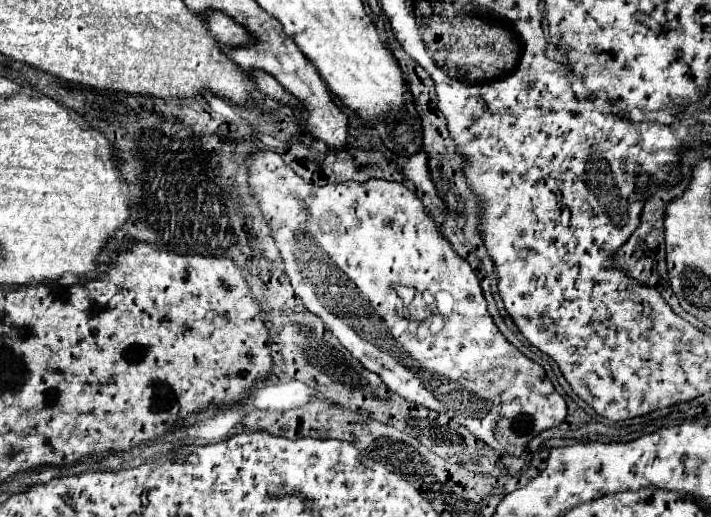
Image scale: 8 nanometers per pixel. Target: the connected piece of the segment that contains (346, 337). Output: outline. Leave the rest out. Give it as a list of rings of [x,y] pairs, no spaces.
[[[256,149],[256,151],[252,151],[250,155],[248,155],[248,159],[246,159],[246,167],[248,167],[248,187],[250,187],[250,193],[256,197],[256,201],[258,201],[258,205],[260,205],[260,211],[262,211],[262,215],[264,215],[264,219],[266,219],[266,223],[270,225],[270,233],[272,233],[272,237],[274,237],[274,241],[276,241],[276,247],[280,249],[280,255],[282,255],[282,261],[284,261],[284,265],[286,265],[286,273],[288,273],[288,277],[290,277],[290,281],[292,281],[292,287],[294,287],[294,291],[296,291],[296,295],[302,299],[302,303],[308,307],[308,311],[312,311],[314,315],[318,315],[324,323],[326,323],[326,327],[338,337],[338,341],[342,343],[342,345],[346,345],[346,349],[364,365],[364,367],[368,367],[368,371],[374,371],[374,373],[378,373],[380,377],[382,377],[382,381],[388,385],[388,389],[390,391],[394,391],[394,393],[398,393],[398,395],[402,395],[404,399],[408,399],[408,401],[414,401],[414,403],[418,403],[418,405],[424,405],[424,407],[428,407],[428,409],[434,409],[434,411],[438,411],[438,413],[452,413],[452,415],[462,415],[464,419],[460,419],[460,421],[466,421],[464,425],[470,429],[470,433],[472,435],[476,435],[478,439],[482,439],[482,441],[486,441],[488,443],[488,447],[492,447],[492,449],[496,449],[498,453],[508,453],[508,455],[520,455],[524,449],[526,449],[526,445],[528,445],[528,441],[532,439],[532,437],[536,437],[538,433],[542,433],[544,429],[550,429],[550,427],[558,427],[564,419],[566,419],[566,409],[564,409],[564,399],[562,399],[562,395],[558,395],[558,391],[554,389],[554,385],[552,385],[552,381],[546,377],[546,371],[544,371],[544,367],[542,365],[538,365],[538,363],[534,363],[532,359],[528,359],[524,353],[520,353],[500,331],[498,331],[498,327],[496,327],[496,323],[492,321],[492,317],[490,317],[490,313],[488,313],[488,309],[486,309],[486,299],[484,299],[484,295],[480,293],[482,289],[480,289],[480,283],[478,283],[478,277],[474,275],[474,271],[470,269],[470,265],[464,261],[464,259],[460,259],[456,253],[454,253],[454,249],[450,247],[450,243],[442,237],[442,233],[436,229],[436,225],[434,225],[434,219],[430,217],[430,215],[426,215],[424,213],[424,205],[420,203],[420,199],[412,193],[412,191],[408,191],[402,183],[390,183],[390,181],[382,181],[382,179],[372,179],[372,181],[366,181],[366,183],[354,183],[354,181],[348,181],[348,183],[328,183],[328,185],[324,185],[324,187],[318,187],[318,185],[310,185],[310,183],[306,183],[302,177],[298,177],[284,161],[282,161],[282,157],[278,155],[278,153],[274,153],[274,151],[260,151],[260,149]]]

